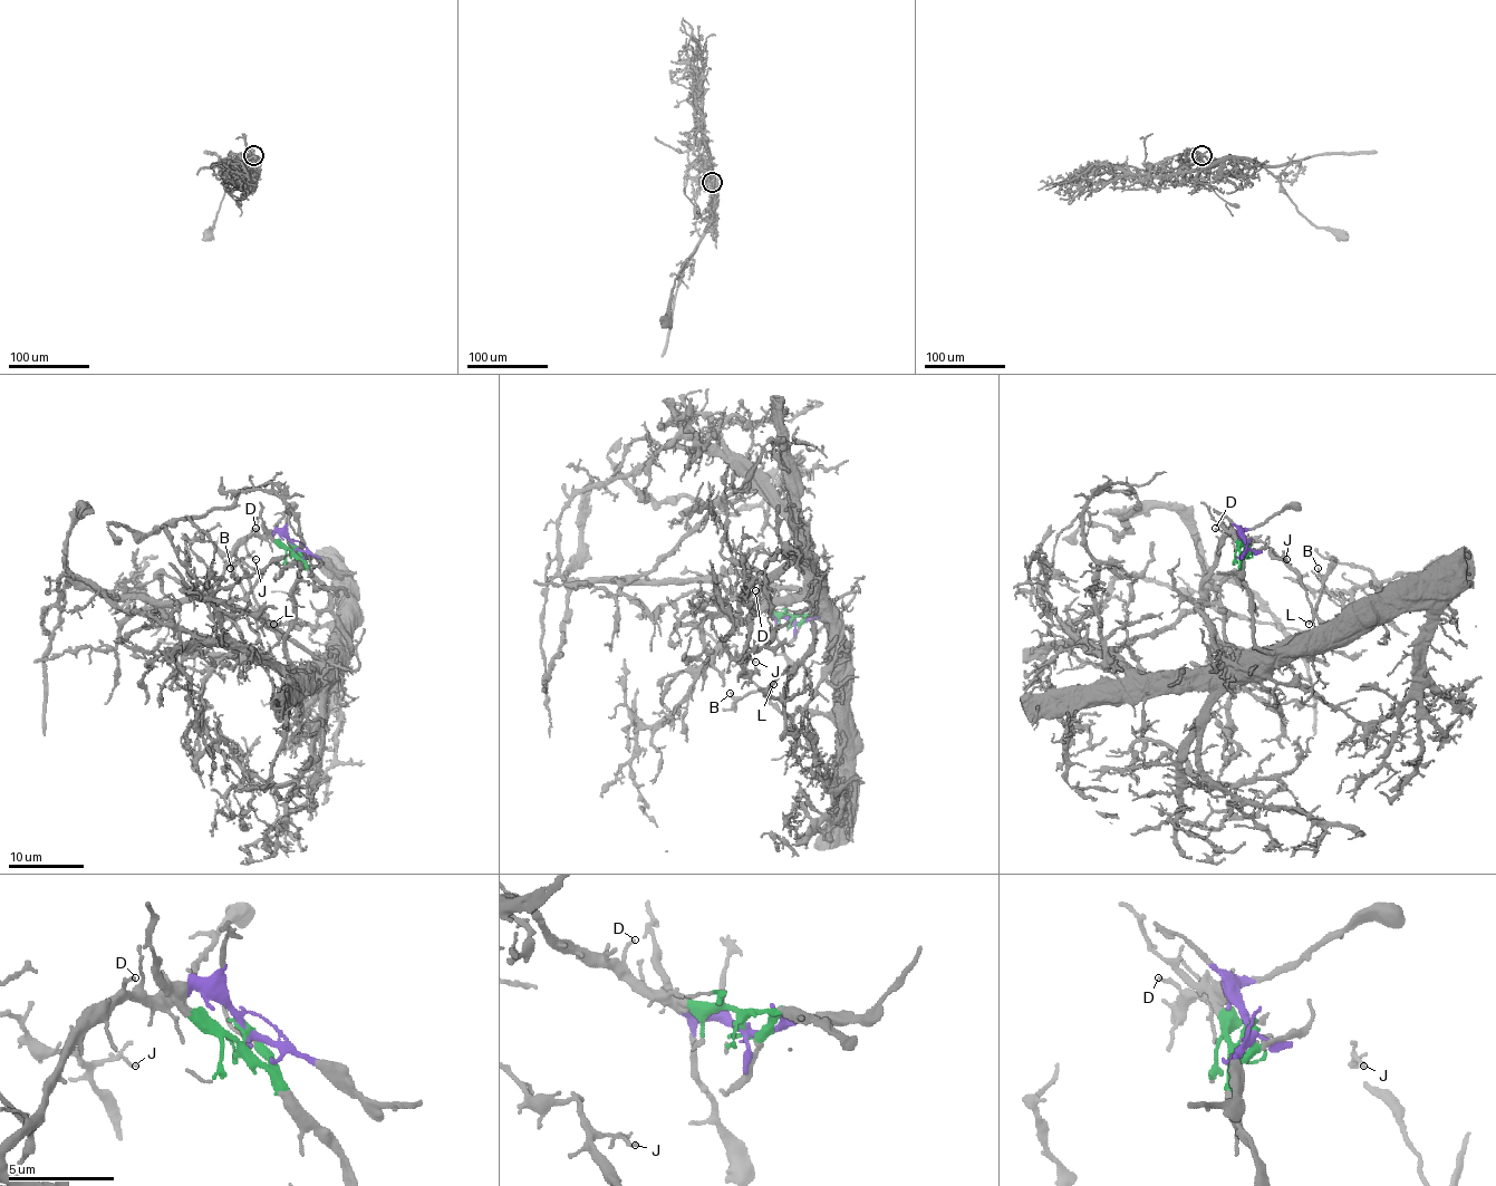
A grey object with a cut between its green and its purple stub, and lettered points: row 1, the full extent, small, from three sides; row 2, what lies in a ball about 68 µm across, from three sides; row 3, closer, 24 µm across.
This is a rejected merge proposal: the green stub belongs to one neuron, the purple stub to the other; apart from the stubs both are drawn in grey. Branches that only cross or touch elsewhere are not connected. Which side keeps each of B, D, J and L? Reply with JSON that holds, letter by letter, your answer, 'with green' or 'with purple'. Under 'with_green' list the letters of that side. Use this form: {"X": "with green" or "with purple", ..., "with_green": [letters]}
{"B": "with green", "D": "with purple", "J": "with green", "L": "with green", "with_green": ["B", "J", "L"]}

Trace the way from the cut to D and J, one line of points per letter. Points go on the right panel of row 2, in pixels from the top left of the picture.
D: (1246, 547), (1238, 533), (1227, 536), (1214, 528)
J: (1246, 547), (1241, 580), (1263, 649), (1283, 652), (1301, 635), (1340, 625), (1324, 623), (1287, 559)

